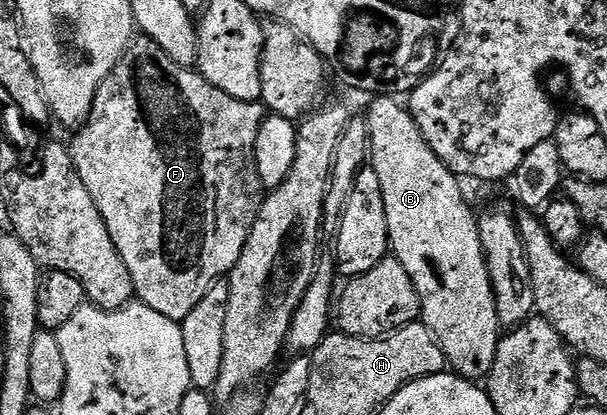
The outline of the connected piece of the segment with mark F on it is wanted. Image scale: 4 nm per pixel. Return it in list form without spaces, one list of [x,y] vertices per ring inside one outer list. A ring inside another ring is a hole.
[[[141,35],[133,39],[128,49],[124,51],[124,57],[114,66],[114,70],[98,86],[98,94],[92,103],[92,109],[87,120],[79,125],[76,137],[70,143],[72,161],[86,186],[90,190],[90,198],[98,206],[102,218],[106,222],[106,230],[110,230],[110,238],[122,254],[122,262],[130,270],[130,276],[134,282],[135,299],[141,304],[150,306],[150,310],[158,310],[166,318],[177,322],[183,322],[186,314],[206,298],[206,290],[218,280],[223,280],[231,273],[232,267],[242,258],[242,250],[246,246],[246,238],[250,238],[250,230],[254,230],[254,222],[264,205],[266,186],[260,180],[258,166],[256,165],[256,143],[260,127],[264,125],[266,109],[260,102],[242,102],[238,98],[230,98],[218,86],[214,86],[199,71],[192,68],[184,68],[158,42],[154,42],[149,36]]]

